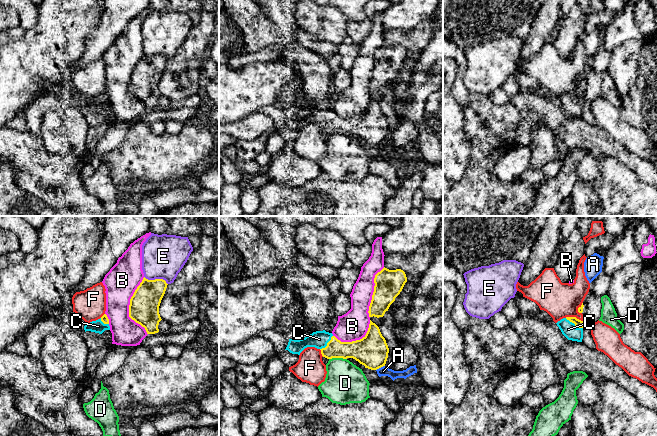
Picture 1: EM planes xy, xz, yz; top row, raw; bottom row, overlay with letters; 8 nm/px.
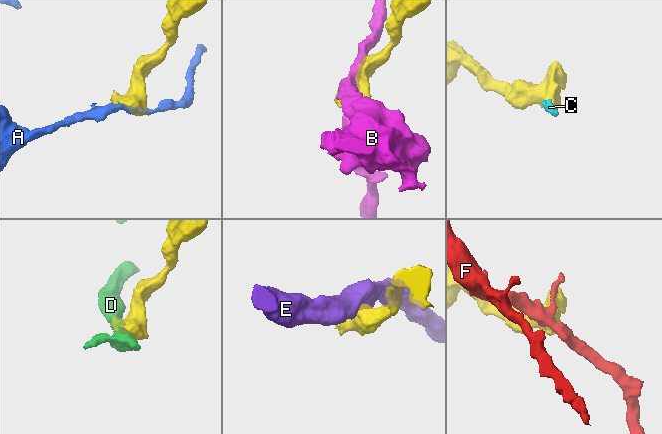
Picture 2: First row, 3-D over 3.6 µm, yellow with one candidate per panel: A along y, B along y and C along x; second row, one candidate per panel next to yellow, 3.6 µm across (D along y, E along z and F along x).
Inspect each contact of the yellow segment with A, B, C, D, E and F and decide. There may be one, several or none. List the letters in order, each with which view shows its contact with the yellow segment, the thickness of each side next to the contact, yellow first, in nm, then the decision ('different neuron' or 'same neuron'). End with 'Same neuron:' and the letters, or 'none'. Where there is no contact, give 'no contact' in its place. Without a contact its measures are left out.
A: contact in xz; calibres 260 and 80 nm; different neuron
B: contact in xy; calibres 240 and 260 nm; different neuron
C: contact in yz; calibres 70 and 120 nm; same neuron
D: contact in xz; calibres 220 and 320 nm; different neuron
E: contact in xy; calibres 240 and 360 nm; different neuron
F: contact in yz; calibres 70 and 280 nm; different neuron
Same neuron: C

